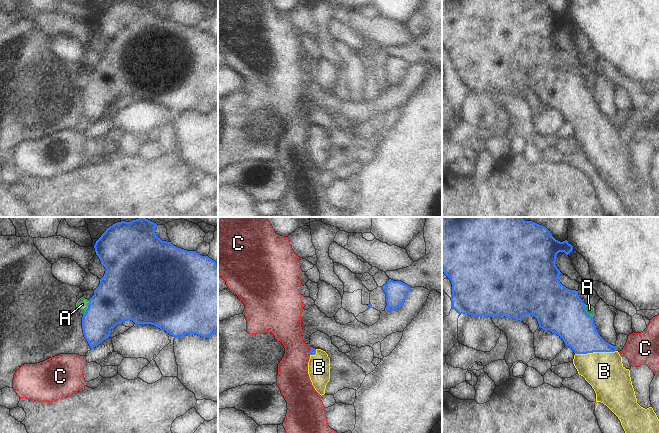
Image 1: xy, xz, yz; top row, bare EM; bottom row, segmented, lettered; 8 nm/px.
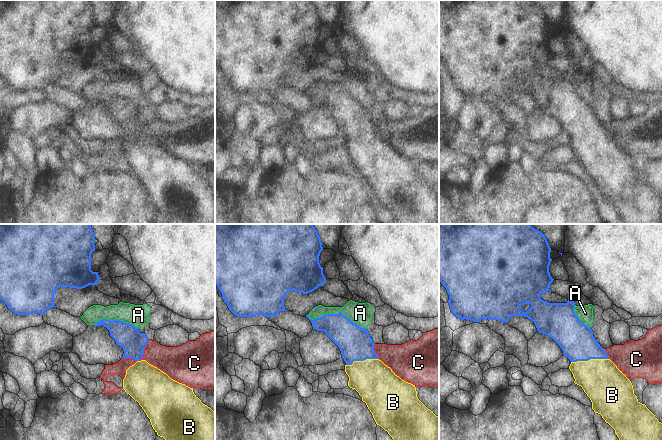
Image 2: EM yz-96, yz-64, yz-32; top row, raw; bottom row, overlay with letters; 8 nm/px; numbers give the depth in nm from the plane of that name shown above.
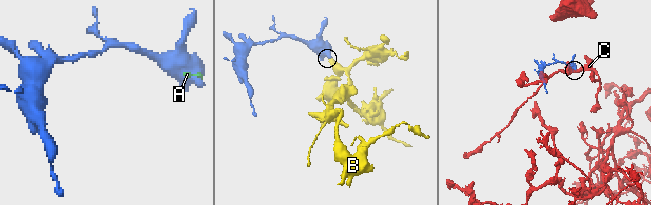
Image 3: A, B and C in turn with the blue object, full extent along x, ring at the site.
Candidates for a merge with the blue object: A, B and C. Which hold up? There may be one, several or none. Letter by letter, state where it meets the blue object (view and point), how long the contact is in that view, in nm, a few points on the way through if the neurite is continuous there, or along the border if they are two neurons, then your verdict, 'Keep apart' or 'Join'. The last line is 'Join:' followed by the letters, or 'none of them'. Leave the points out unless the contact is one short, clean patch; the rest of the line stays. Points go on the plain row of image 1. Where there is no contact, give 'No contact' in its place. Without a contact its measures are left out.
A: Touches blue at xy (88, 83). Shared border 120 nm. Boundary: xy (88, 76), (88, 83), (82, 89). Keep apart
B: Touches blue at yz (595, 127). Shared border 320 nm. Path across: yz (576, 103), (585, 117), (595, 127), (595, 135), (604, 147). Join
C: Touches blue at xz (310, 127). Shared border 70 nm. Boundary: xz (311, 123), (309, 130). Keep apart
Join: B

